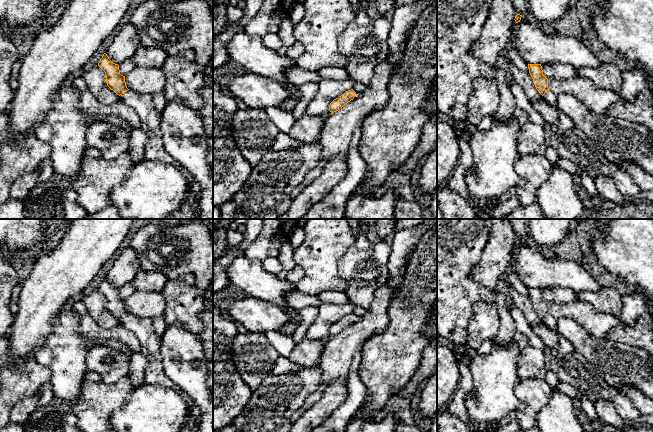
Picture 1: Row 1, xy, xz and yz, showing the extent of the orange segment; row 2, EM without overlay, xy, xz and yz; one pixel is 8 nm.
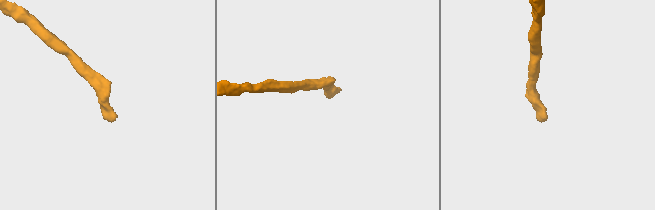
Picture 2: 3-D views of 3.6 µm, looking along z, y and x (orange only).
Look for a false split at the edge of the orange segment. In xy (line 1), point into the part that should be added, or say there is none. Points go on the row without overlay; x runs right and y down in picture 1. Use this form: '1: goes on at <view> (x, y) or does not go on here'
1: goes on at xy (150, 343)

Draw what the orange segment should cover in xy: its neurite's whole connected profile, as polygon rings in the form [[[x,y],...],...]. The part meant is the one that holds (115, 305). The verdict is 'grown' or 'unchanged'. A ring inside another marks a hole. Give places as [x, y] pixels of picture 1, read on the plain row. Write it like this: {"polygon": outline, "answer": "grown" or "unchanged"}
{"polygon": [[[106,277],[103,278],[98,290],[105,296],[107,310],[119,320],[122,327],[137,336],[141,346],[141,353],[148,359],[144,378],[146,384],[158,385],[178,391],[185,398],[189,408],[185,424],[193,419],[194,432],[200,432],[199,422],[201,410],[191,397],[184,393],[165,374],[163,359],[160,354],[161,338],[154,332],[152,319],[129,314],[126,310],[125,300],[120,298],[119,289],[113,287]]], "answer": "grown"}

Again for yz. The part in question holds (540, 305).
{"polygon": [[[528,288],[529,297],[533,307],[542,319],[543,325],[551,330],[556,330],[557,319],[548,312],[548,303],[543,299],[541,288]]], "answer": "grown"}

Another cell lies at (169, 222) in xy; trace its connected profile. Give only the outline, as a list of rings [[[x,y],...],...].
[[[152,219],[152,221],[156,223],[164,224],[168,226],[180,225],[182,223],[186,223],[186,222],[193,221],[193,220],[196,220],[196,219]]]

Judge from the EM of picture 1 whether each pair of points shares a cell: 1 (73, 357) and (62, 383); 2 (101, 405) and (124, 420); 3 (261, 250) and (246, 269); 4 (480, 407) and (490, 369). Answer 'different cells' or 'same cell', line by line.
1: same cell
2: different cells
3: different cells
4: same cell

